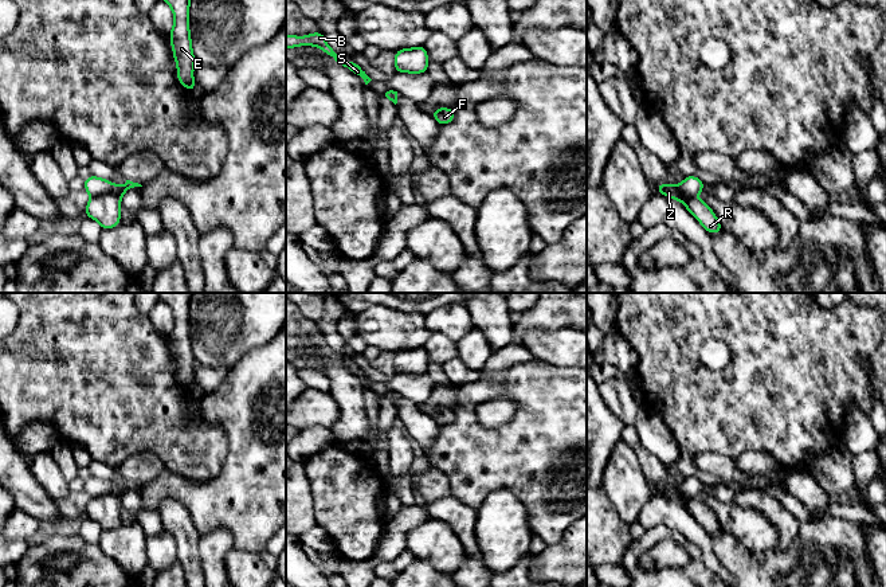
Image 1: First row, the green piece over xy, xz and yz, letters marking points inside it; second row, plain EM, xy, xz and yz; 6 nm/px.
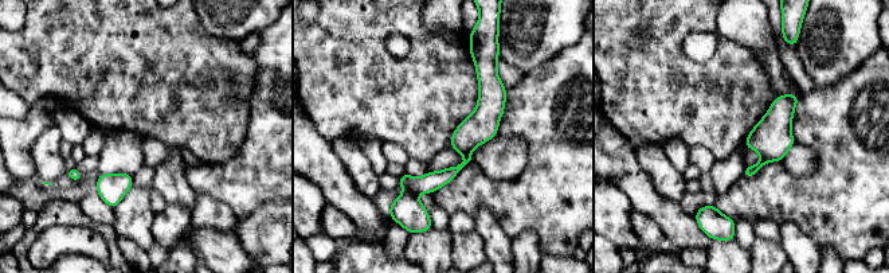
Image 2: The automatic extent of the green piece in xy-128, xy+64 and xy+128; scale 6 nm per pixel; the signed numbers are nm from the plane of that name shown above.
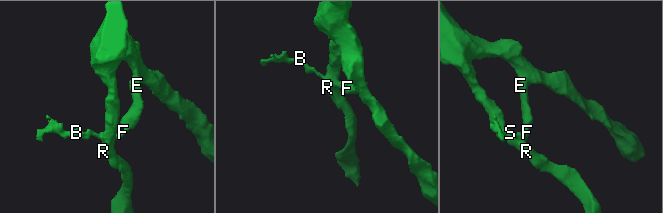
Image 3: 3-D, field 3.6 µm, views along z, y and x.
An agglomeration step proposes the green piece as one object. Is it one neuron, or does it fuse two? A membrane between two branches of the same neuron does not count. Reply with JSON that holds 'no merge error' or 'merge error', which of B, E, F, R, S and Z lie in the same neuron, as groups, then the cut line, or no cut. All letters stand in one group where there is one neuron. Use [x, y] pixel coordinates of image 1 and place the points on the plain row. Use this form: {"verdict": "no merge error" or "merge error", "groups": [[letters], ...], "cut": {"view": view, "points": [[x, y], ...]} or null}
{"verdict": "no merge error", "groups": [["B", "E", "F", "R", "S", "Z"]], "cut": null}

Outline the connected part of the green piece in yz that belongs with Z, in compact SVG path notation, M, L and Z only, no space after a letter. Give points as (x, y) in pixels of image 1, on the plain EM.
M694 476L685 477L681 486L670 486L656 484L656 493L667 497L669 500L677 500L685 505L687 512L703 527L703 529L710 535L722 532L722 528L713 513L713 510L699 500L693 500L693 496L703 493L705 484L701 482Z

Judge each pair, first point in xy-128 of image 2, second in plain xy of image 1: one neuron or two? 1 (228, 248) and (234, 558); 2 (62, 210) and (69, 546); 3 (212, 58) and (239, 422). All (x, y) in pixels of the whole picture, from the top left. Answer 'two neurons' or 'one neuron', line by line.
1: one neuron
2: one neuron
3: two neurons

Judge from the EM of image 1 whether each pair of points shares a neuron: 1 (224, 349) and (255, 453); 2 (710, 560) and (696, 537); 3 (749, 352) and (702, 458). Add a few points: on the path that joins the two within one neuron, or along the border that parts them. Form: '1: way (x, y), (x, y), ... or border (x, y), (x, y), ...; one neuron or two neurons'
1: border (255, 348), (251, 348), (231, 370); two neurons
2: way (708, 555), (706, 548), (701, 543); one neuron
3: border (689, 453), (716, 452), (733, 460); two neurons

